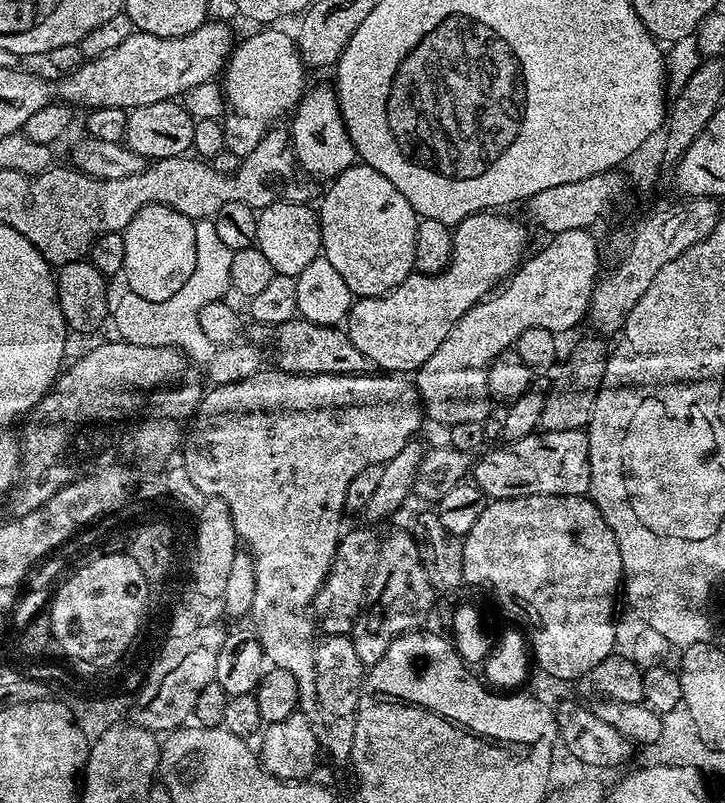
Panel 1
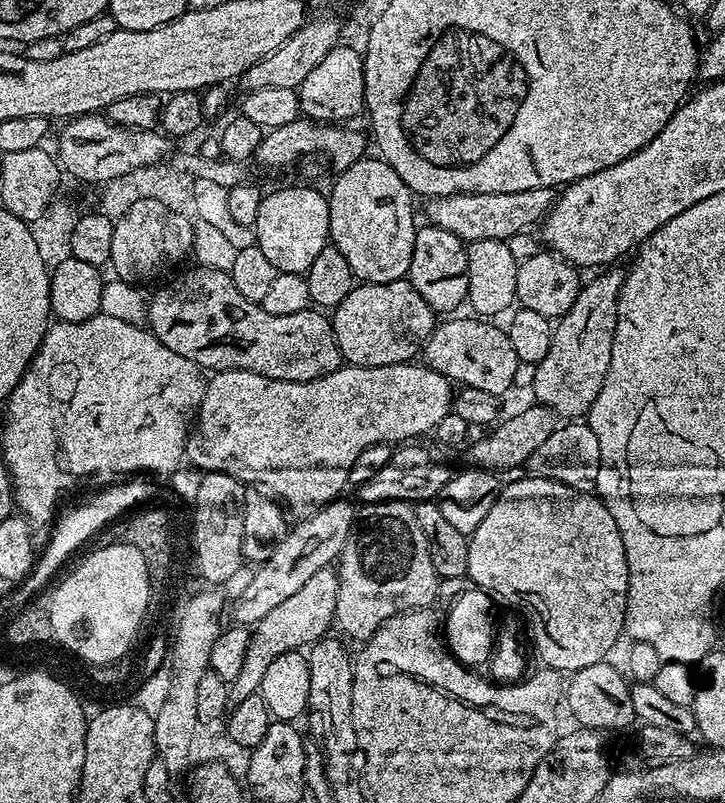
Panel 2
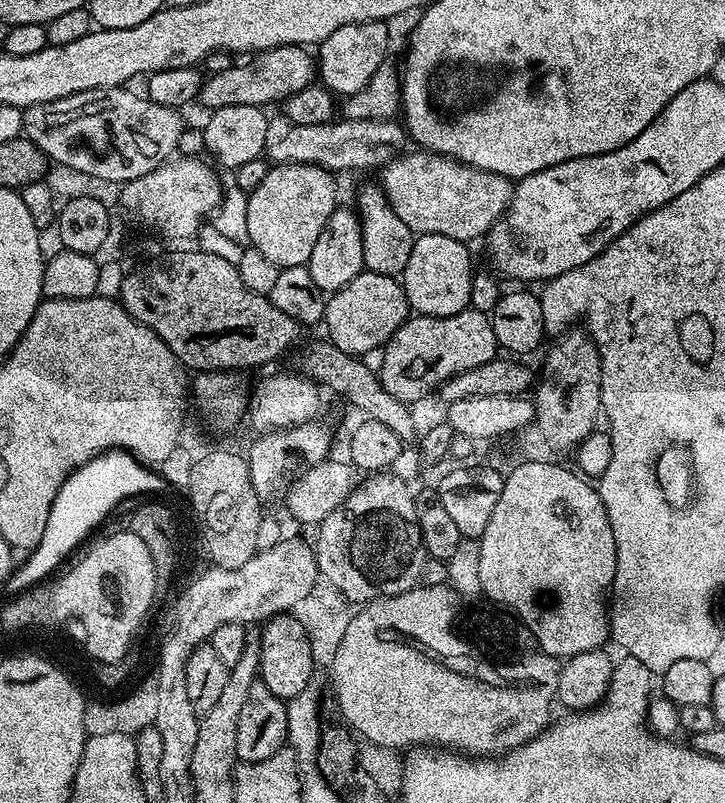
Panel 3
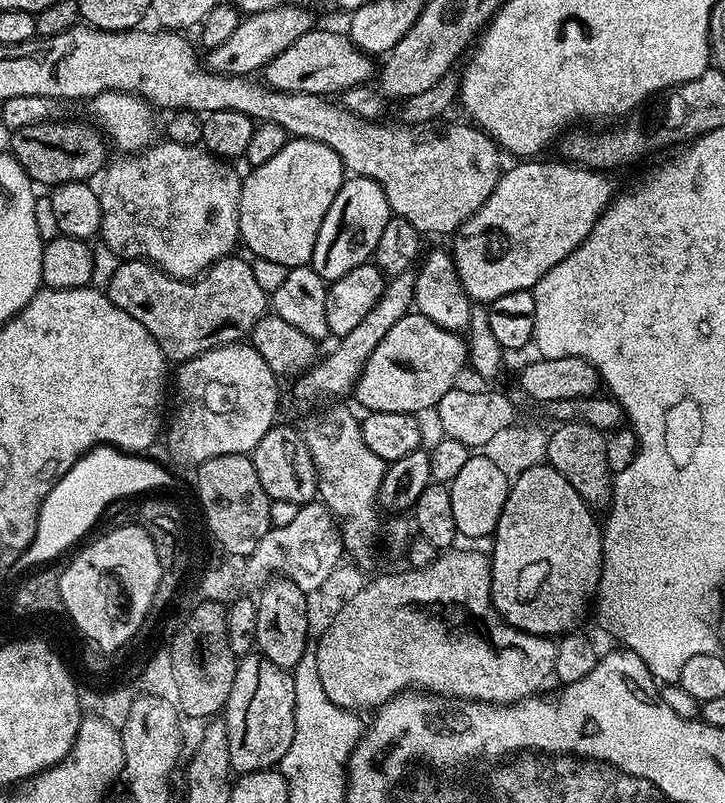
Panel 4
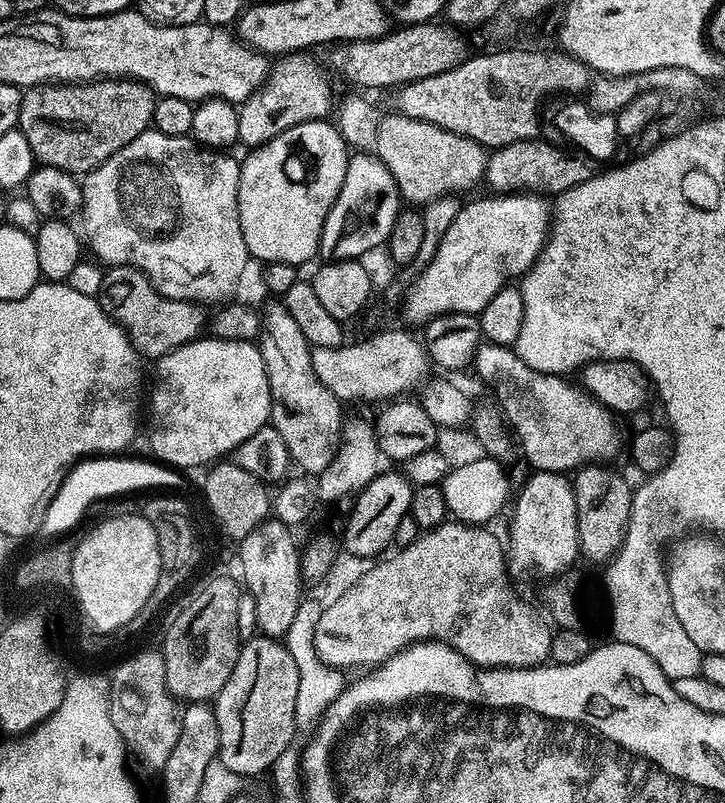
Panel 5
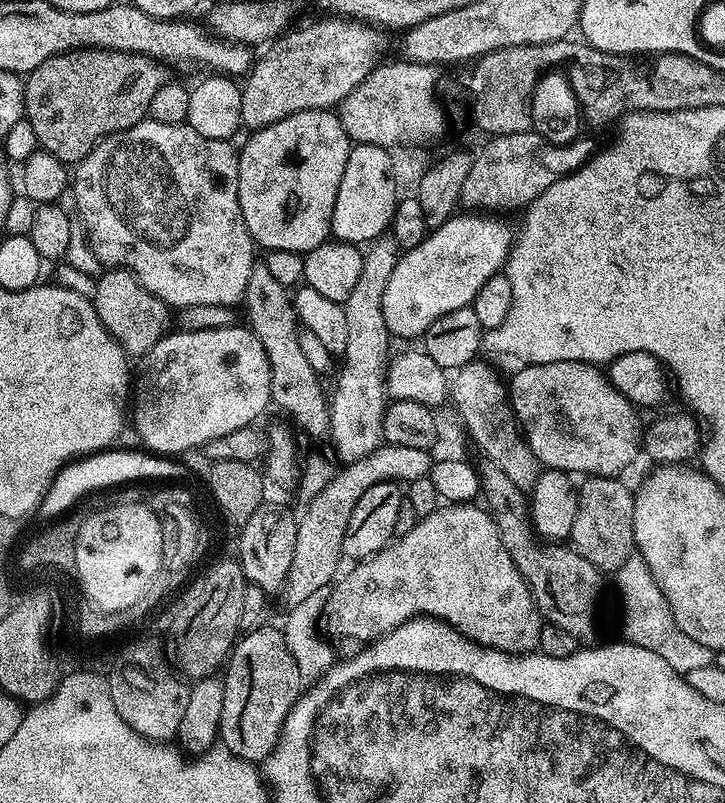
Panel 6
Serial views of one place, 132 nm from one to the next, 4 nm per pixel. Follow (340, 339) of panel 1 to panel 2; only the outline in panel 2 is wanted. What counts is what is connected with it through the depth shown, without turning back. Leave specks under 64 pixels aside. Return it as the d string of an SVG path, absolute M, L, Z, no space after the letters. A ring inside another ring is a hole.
M193 266L180 272L169 284L164 284L147 301L147 327L174 354L190 358L202 370L225 372L241 368L266 378L286 382L310 382L319 376L336 372L342 367L338 342L334 338L331 319L323 311L310 306L298 314L270 314L263 304L250 302L238 294L231 275L222 269Z

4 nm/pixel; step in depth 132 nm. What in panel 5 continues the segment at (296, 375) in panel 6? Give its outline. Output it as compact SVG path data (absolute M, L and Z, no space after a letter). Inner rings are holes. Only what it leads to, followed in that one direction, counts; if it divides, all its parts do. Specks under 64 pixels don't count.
M272 302L262 312L262 329L258 337L258 347L262 362L266 366L266 378L270 382L272 395L272 415L270 424L278 430L291 456L291 463L304 472L319 474L330 466L340 449L344 434L346 415L342 402L314 374L312 345L306 342L306 334L290 318L283 303Z

